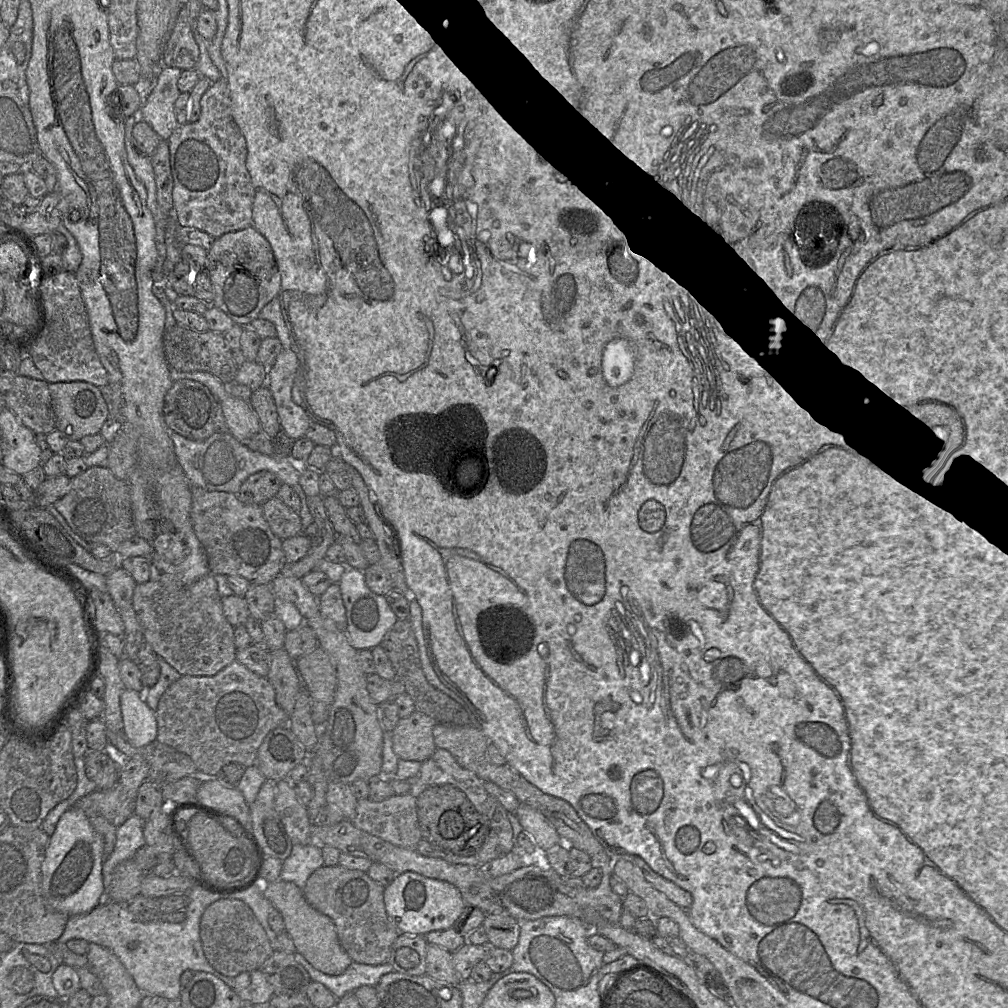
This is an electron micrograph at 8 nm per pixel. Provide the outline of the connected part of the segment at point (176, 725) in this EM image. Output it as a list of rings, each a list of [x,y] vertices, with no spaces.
[[[236,660],[213,676],[181,676],[178,680],[174,681],[162,694],[158,702],[158,707],[155,711],[155,715],[157,720],[156,739],[159,742],[174,748],[178,752],[189,756],[202,777],[216,777],[221,768],[229,763],[238,763],[243,767],[256,765],[257,751],[265,736],[275,728],[288,727],[290,716],[278,706],[276,702],[275,690],[272,684],[268,681],[267,677],[256,675]]]

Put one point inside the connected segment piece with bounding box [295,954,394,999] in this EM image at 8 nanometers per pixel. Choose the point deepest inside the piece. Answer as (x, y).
(356, 975)

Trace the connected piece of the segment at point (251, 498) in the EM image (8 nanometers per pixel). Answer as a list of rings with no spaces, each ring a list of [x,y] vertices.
[[[262,470],[250,475],[241,485],[236,496],[244,504],[262,505],[275,497],[282,482],[271,471]]]

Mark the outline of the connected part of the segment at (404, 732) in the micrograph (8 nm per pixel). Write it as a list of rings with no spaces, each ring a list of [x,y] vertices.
[[[414,711],[399,719],[391,732],[393,750],[401,760],[424,762],[436,750],[433,728],[437,722],[431,717]]]

